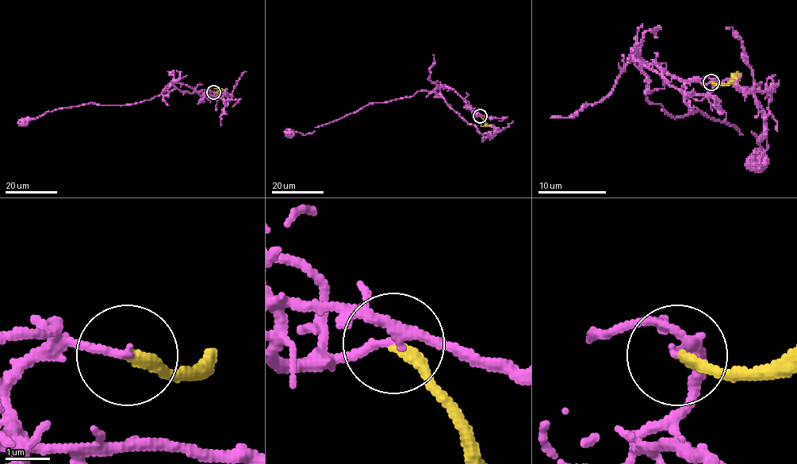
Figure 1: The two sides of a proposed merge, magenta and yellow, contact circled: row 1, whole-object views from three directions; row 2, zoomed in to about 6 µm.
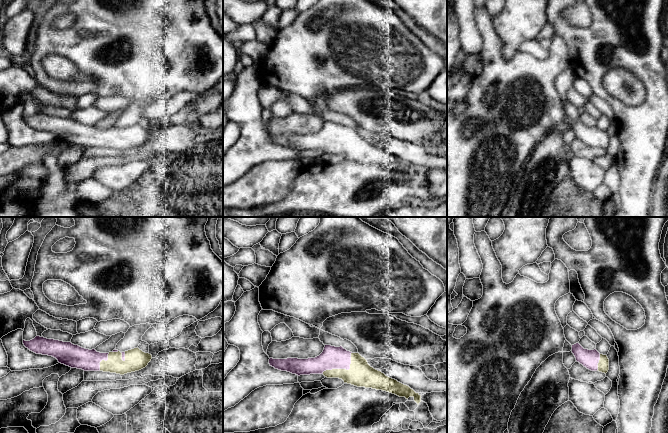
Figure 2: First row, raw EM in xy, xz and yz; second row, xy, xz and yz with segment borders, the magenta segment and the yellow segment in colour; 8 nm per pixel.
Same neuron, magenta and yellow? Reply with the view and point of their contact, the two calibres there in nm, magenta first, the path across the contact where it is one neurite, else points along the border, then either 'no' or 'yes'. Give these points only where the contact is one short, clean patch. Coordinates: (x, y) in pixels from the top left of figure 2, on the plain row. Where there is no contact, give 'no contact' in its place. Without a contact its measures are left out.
xz (343, 144) | 180/200 nm | across xz (332, 133), (343, 144), (354, 145), (361, 150) | yes

